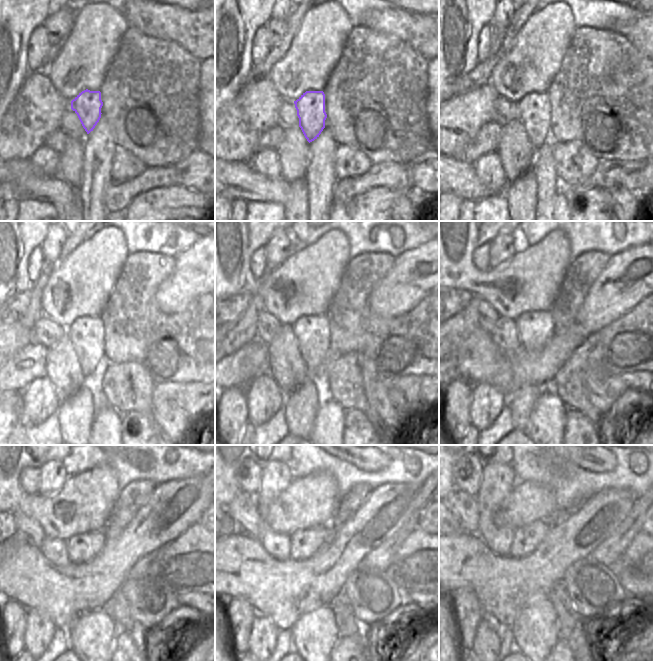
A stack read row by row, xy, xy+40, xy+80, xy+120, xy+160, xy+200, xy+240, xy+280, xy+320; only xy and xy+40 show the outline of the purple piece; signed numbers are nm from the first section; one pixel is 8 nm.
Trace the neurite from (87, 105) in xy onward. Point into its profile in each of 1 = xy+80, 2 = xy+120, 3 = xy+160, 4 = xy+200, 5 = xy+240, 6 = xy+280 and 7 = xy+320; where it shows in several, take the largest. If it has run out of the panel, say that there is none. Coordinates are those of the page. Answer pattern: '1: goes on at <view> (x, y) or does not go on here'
1: goes on at xy+80 (535, 109)
2: goes on at xy+120 (87, 333)
3: goes on at xy+160 (311, 331)
4: goes on at xy+200 (535, 328)
5: goes on at xy+240 (81, 548)
6: goes on at xy+280 (304, 542)
7: goes on at xy+320 (527, 538)

